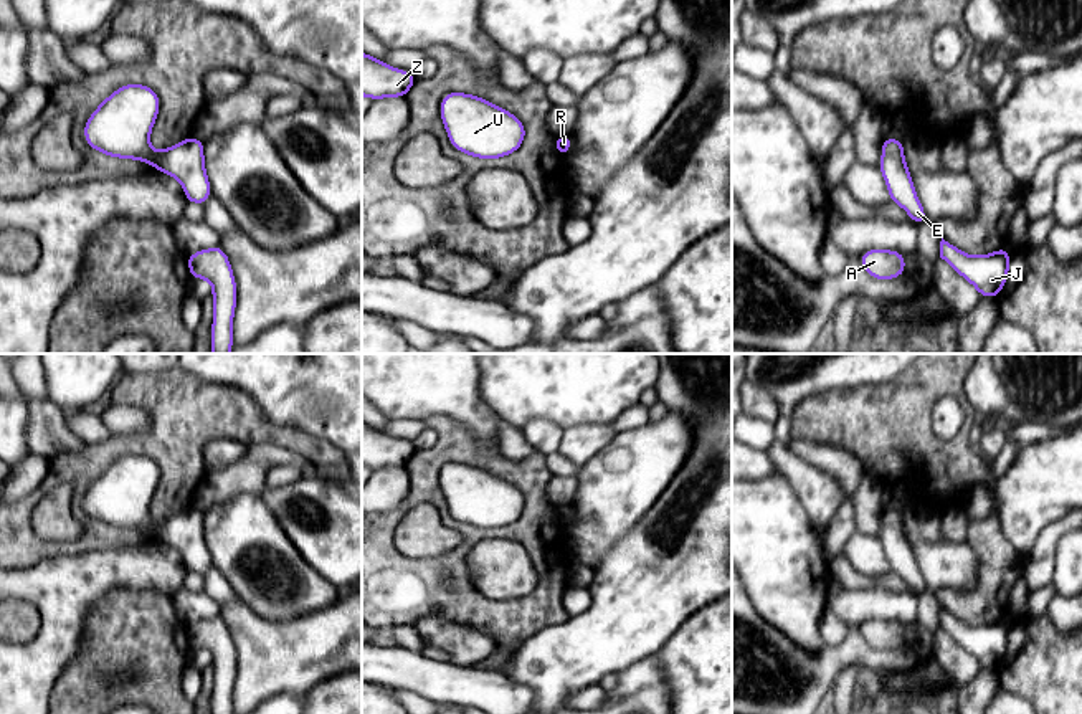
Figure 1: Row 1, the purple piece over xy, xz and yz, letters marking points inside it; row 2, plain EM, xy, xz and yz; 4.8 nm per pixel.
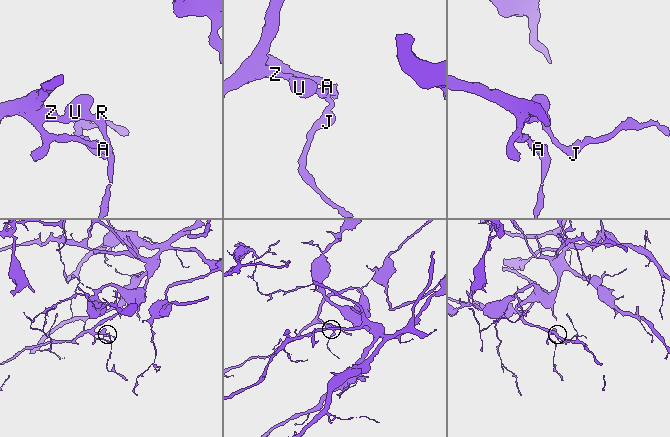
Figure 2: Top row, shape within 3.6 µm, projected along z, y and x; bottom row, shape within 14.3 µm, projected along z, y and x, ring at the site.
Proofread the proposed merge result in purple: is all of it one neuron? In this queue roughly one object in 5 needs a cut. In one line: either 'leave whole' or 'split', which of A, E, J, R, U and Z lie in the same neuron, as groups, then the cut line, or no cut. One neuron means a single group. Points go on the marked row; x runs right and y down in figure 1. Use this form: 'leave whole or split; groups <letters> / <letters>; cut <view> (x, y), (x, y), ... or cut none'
leave whole; groups A E J R U Z; cut none

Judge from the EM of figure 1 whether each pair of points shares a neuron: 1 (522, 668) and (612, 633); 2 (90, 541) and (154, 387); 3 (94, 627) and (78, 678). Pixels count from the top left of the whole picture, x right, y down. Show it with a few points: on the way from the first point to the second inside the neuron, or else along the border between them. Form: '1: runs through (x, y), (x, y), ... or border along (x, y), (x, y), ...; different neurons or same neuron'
1: runs through (544, 663), (555, 663), (590, 647); same neuron
2: runs through (78, 496), (108, 452), (152, 432); same neuron
3: runs through (94, 640), (94, 661), (91, 665); same neuron

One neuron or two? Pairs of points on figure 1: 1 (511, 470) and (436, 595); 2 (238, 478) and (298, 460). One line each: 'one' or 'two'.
1: one
2: one

